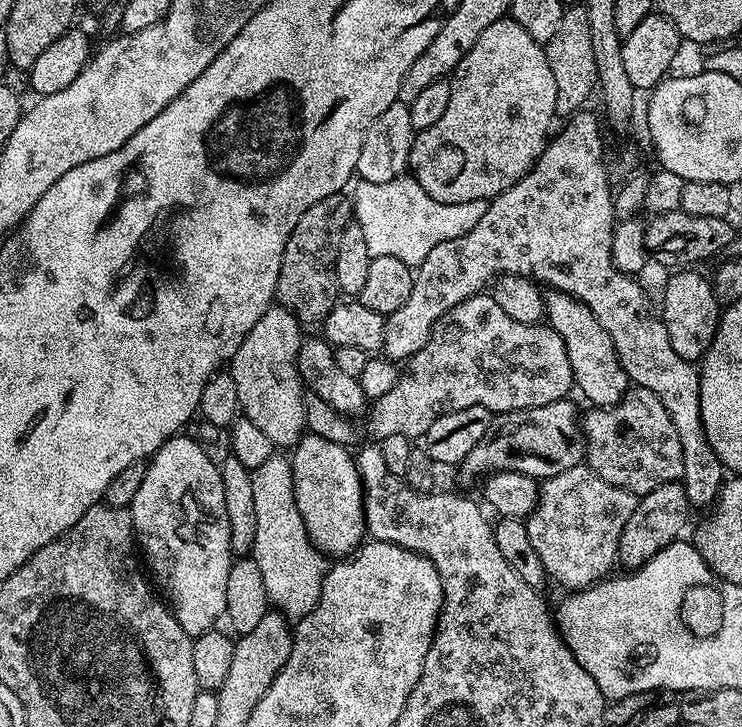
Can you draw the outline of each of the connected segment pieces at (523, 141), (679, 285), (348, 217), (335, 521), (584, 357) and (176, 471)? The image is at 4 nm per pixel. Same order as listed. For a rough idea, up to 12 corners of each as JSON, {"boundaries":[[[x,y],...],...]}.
{"boundaries":[[[507,16],[413,137],[436,202],[489,201],[533,168],[557,87]],[[680,270],[664,288],[662,319],[678,358],[699,362],[722,305],[712,281]],[[335,192],[298,218],[275,299],[301,322],[338,302],[334,274],[353,201]],[[305,434],[294,502],[328,558],[366,540],[364,487],[343,444]],[[544,297],[573,385],[609,408],[630,381],[610,334],[581,300]],[[171,436],[130,505],[143,563],[193,638],[234,561],[209,449]]]}

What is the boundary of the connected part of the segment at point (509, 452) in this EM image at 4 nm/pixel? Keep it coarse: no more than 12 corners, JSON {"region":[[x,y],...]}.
{"region":[[565,398],[503,413],[459,475],[543,482],[581,467],[586,437]]}

